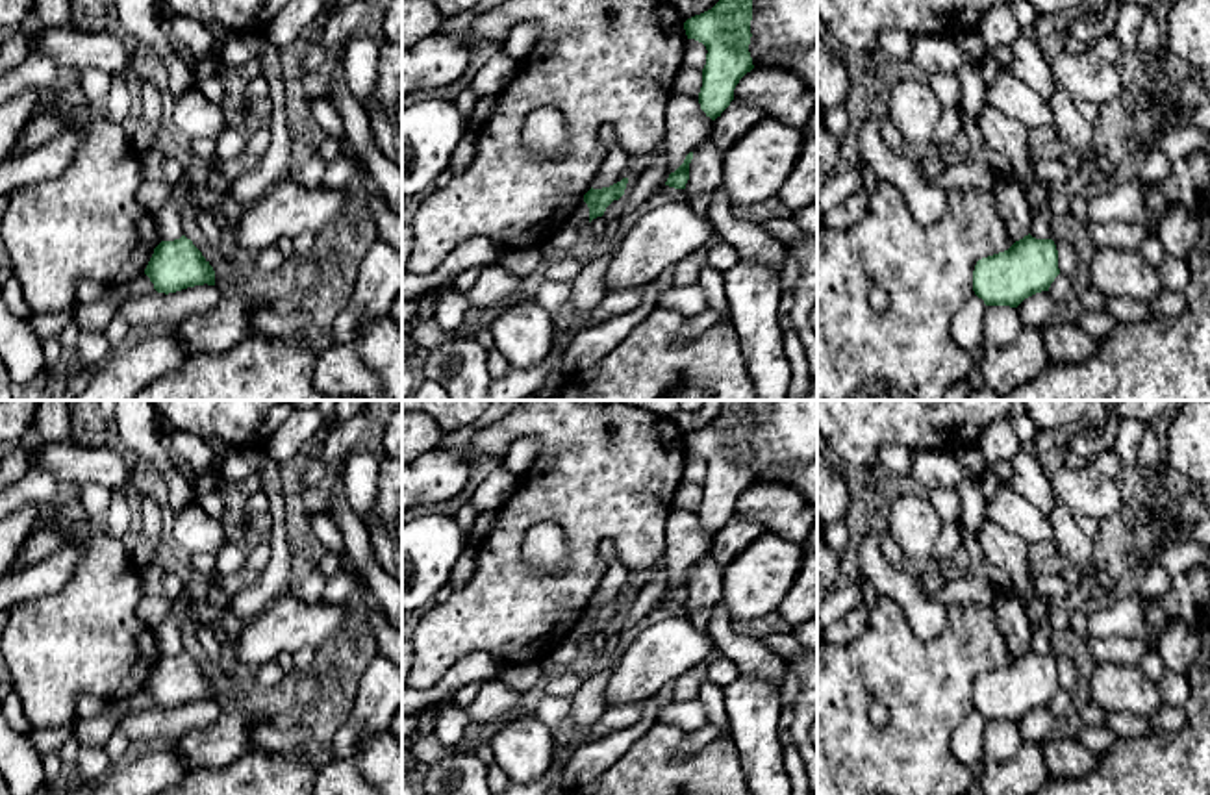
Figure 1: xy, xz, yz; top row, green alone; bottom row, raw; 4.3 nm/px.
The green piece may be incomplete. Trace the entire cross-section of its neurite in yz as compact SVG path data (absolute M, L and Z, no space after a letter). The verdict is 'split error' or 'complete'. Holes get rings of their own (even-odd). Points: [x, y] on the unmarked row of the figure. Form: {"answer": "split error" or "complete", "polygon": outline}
{"answer": "complete", "polygon": "M1028 649L1008 665L977 676L973 706L986 721L1017 723L1025 713L1049 706L1058 689L1054 656Z"}

